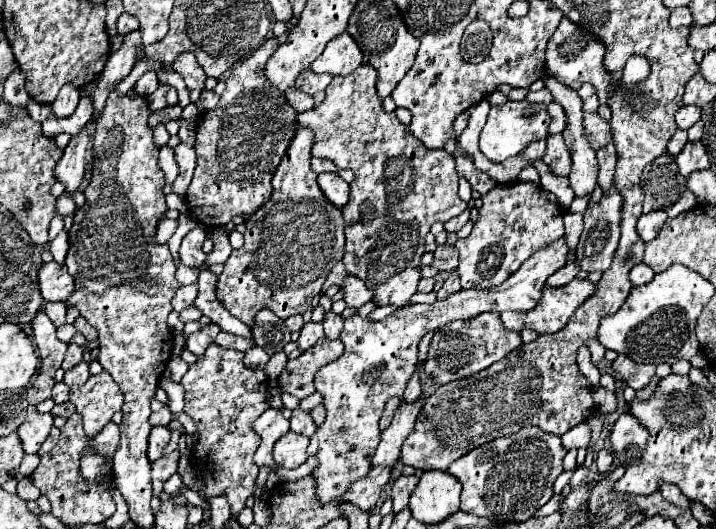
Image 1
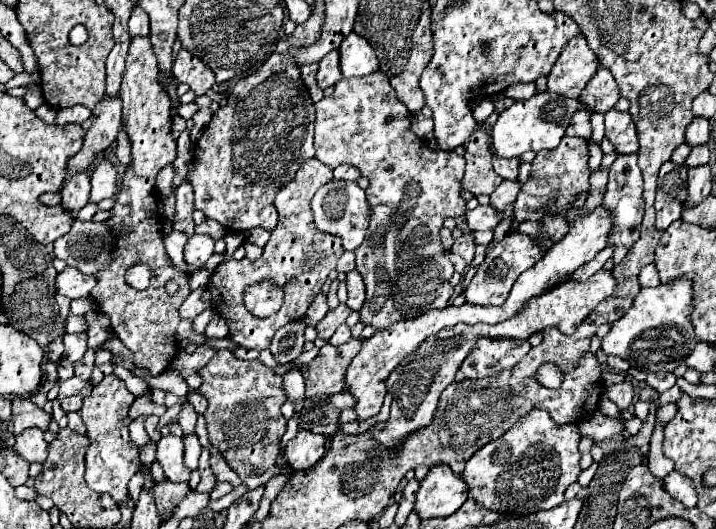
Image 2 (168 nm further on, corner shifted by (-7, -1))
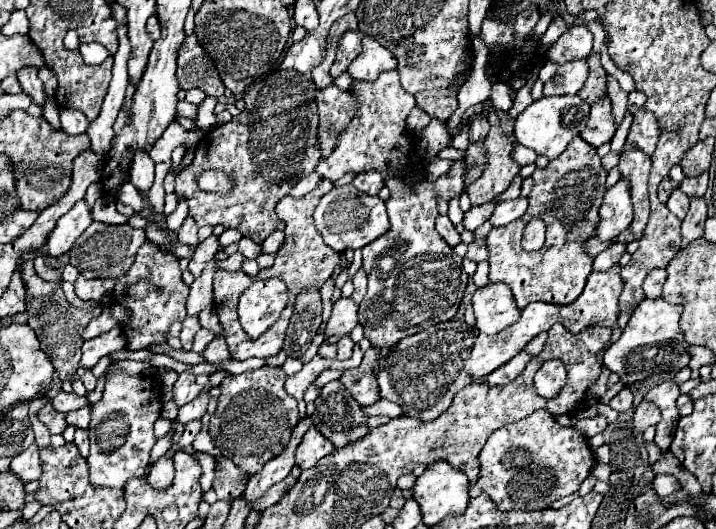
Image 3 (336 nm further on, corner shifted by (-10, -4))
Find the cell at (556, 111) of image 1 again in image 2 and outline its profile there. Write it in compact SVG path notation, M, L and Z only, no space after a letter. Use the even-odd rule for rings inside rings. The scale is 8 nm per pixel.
M577 111L565 131L565 135L575 135L589 139L591 137L591 123L589 123L589 113L587 111Z

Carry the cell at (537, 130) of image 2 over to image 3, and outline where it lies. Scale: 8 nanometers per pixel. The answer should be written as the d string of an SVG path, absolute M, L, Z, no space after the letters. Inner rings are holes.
M548 96L548 98L540 98L534 100L524 112L520 112L516 116L516 124L514 124L514 134L518 144L534 150L536 154L548 156L550 160L560 156L566 146L570 144L572 138L576 138L588 122L588 114L590 114L590 106L584 104L578 96Z

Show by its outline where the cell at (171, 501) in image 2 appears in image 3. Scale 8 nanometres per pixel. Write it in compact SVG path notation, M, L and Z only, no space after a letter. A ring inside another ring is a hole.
M160 456L150 472L148 472L148 482L154 486L154 488L166 488L172 484L172 478L174 478L174 462L172 458L168 456Z

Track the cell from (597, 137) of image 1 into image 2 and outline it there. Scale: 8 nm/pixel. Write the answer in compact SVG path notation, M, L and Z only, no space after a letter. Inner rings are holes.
M615 109L605 113L605 137L617 147L619 153L637 151L637 133L631 121L633 119L627 113L619 113Z

